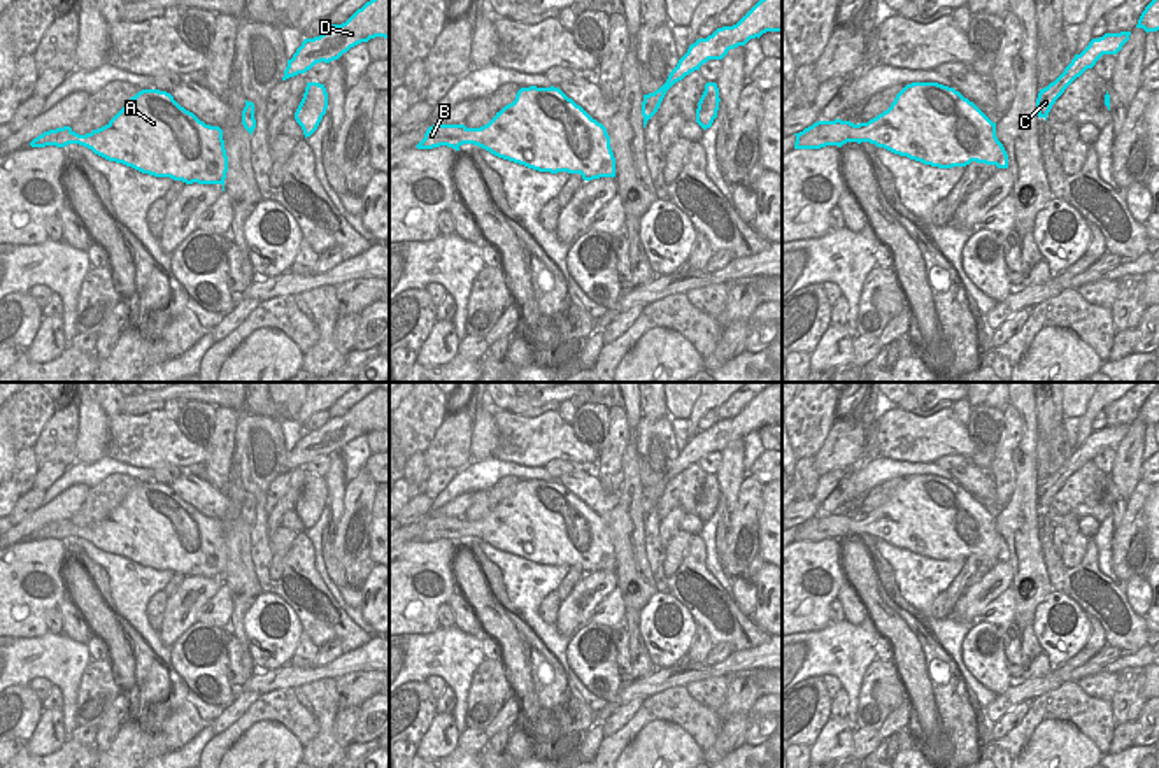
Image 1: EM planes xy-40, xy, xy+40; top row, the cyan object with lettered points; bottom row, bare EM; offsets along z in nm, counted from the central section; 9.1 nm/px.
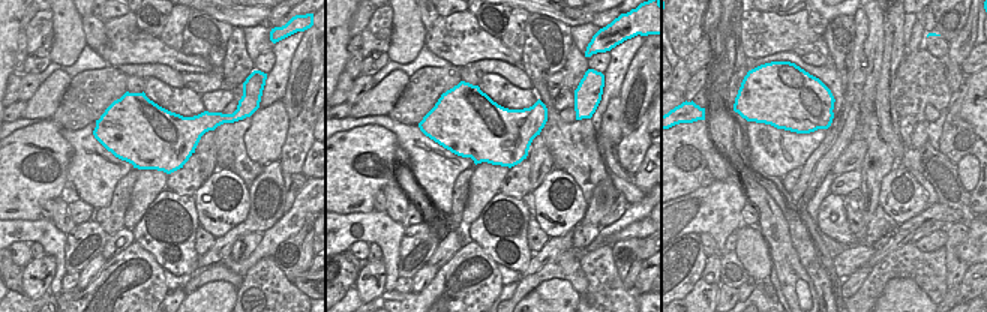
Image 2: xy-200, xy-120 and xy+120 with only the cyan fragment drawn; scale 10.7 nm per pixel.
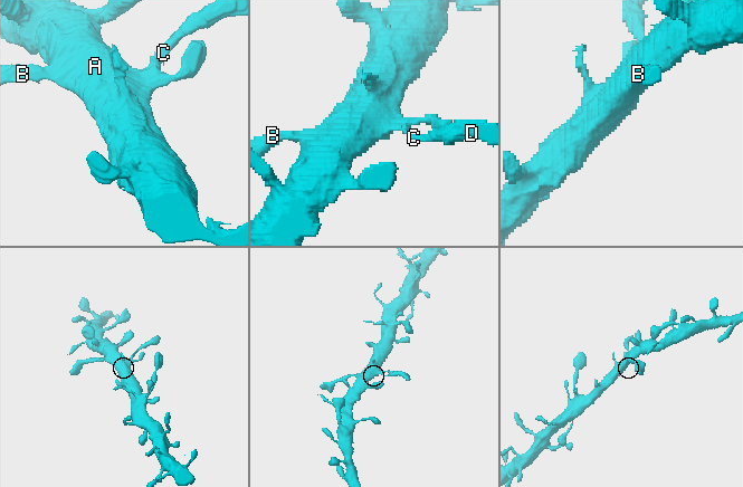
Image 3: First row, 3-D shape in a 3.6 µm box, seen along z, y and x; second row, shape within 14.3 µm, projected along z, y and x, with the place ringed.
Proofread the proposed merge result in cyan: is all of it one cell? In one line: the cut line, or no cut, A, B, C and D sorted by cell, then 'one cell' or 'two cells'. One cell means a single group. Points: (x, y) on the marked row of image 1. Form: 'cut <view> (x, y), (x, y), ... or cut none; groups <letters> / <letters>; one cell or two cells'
cut none; groups A B C D; one cell

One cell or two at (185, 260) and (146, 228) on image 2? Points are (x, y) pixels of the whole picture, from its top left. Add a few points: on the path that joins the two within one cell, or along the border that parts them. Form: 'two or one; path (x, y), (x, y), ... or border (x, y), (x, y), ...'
one; path (180, 248), (180, 243), (167, 231), (158, 231)

